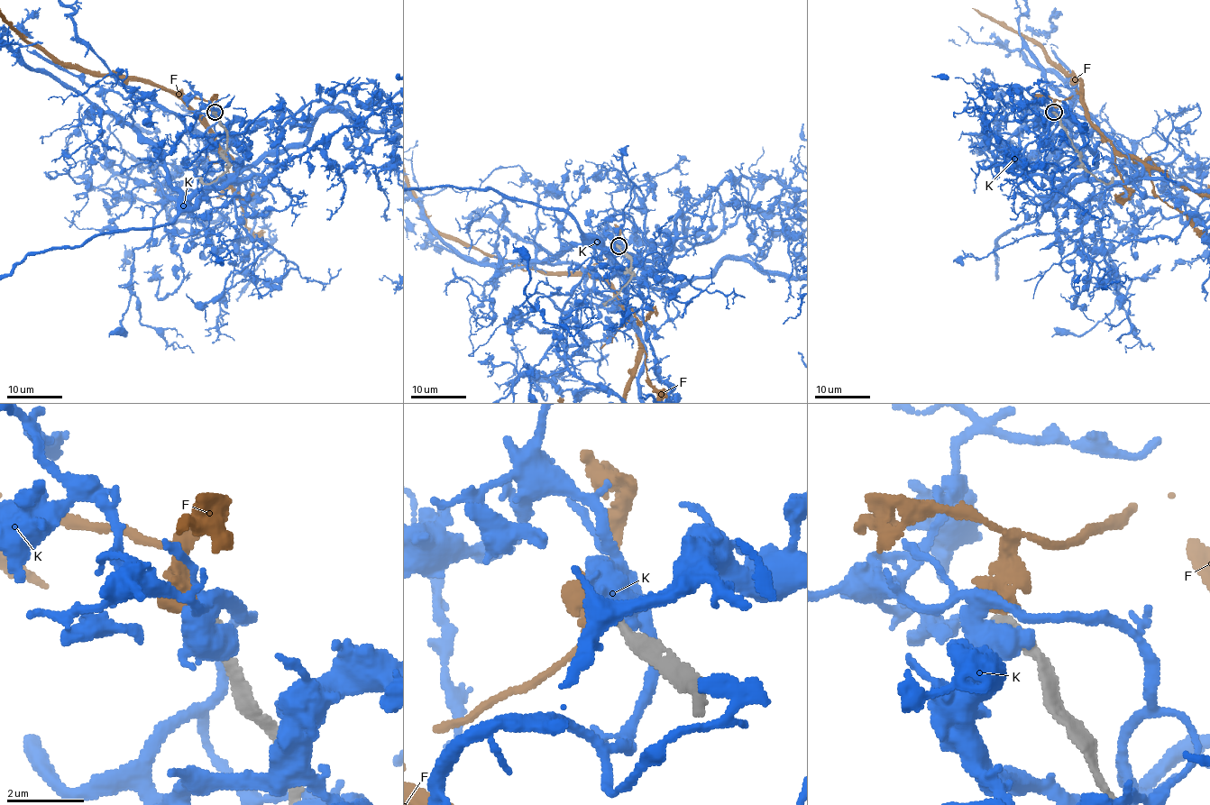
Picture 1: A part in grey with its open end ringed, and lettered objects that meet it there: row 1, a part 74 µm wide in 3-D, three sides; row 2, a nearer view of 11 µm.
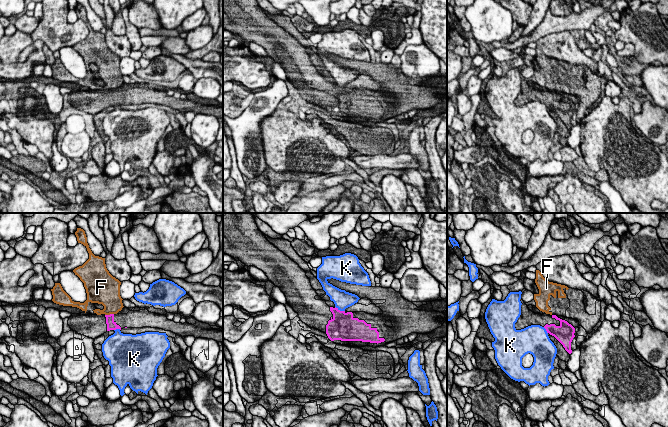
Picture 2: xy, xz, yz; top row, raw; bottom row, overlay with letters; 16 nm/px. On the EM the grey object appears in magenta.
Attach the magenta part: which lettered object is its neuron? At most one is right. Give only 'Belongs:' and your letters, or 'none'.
Belongs: none

